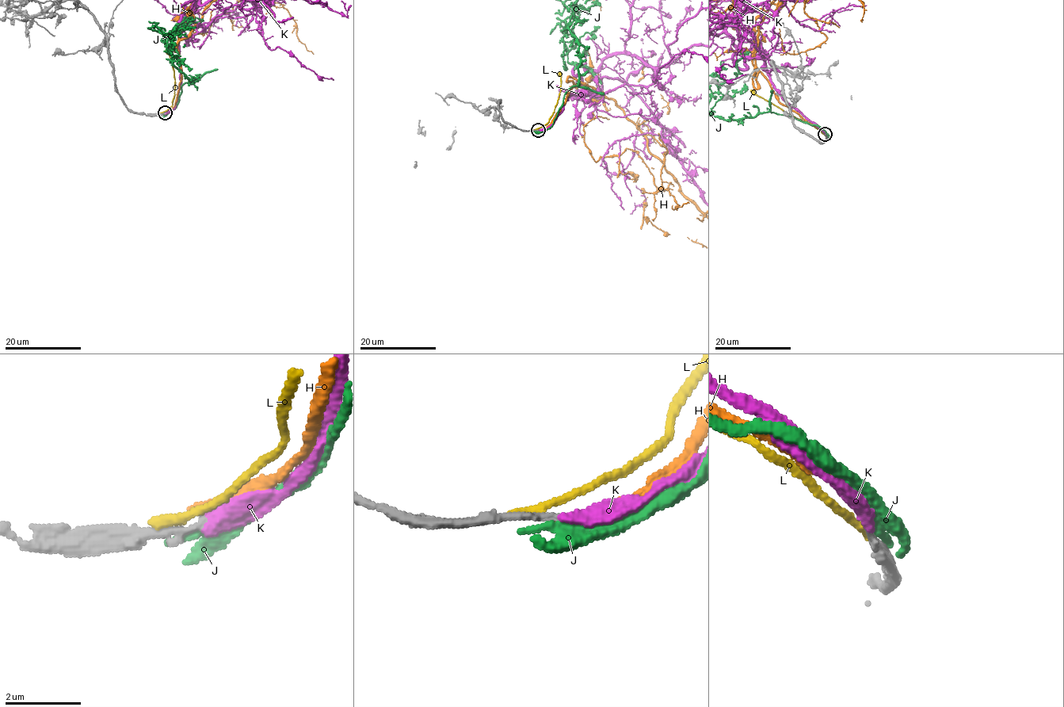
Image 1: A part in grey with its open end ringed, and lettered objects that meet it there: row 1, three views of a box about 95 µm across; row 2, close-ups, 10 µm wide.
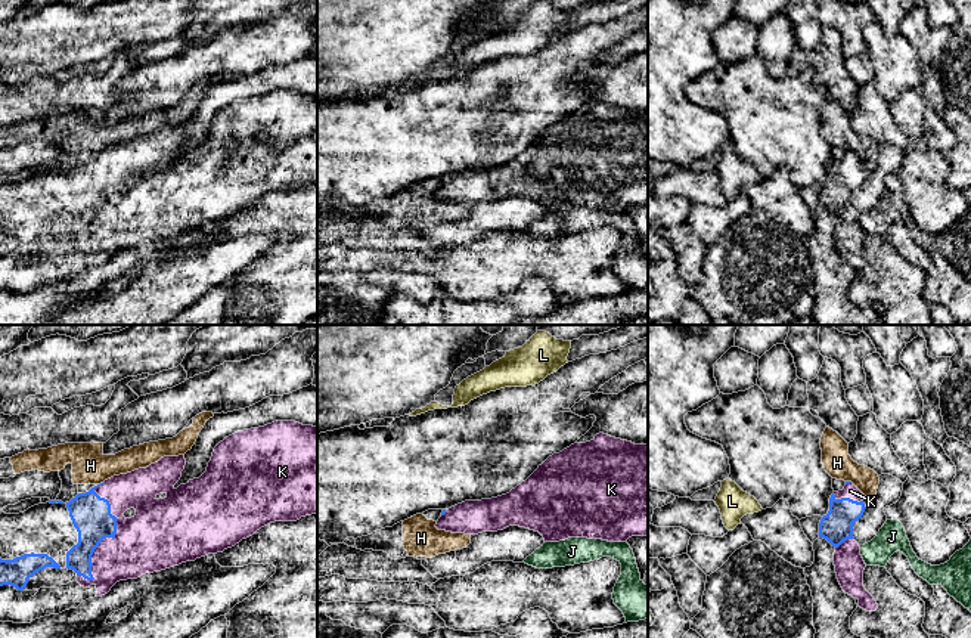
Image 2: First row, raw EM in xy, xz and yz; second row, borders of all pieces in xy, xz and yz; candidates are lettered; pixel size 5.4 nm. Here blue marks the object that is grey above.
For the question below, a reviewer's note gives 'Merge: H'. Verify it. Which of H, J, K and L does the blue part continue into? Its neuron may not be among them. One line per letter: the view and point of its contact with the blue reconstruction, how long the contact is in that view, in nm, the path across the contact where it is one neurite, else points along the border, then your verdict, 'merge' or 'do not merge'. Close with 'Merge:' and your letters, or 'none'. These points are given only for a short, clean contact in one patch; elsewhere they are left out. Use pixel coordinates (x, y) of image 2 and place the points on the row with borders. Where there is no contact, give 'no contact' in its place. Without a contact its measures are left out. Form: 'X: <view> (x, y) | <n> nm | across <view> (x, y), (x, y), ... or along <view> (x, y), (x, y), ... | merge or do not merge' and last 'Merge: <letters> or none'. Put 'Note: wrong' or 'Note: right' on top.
Note: wrong
H: xy (101, 483) | 50 nm | along xy (104, 480), (98, 485) | do not merge
J: no contact | do not merge
K: xy (115, 532) | 550 nm | merge
L: no contact | do not merge
Merge: K

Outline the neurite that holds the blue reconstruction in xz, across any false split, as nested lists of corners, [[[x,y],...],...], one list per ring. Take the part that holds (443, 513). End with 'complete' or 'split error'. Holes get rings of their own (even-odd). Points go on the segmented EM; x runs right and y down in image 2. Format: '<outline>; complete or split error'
[[[599,433],[593,440],[574,443],[549,456],[539,468],[509,493],[481,501],[465,501],[443,510],[435,527],[452,533],[478,535],[519,526],[539,532],[545,542],[568,538],[626,542],[632,536],[648,536],[648,445],[635,445]]]; split error

